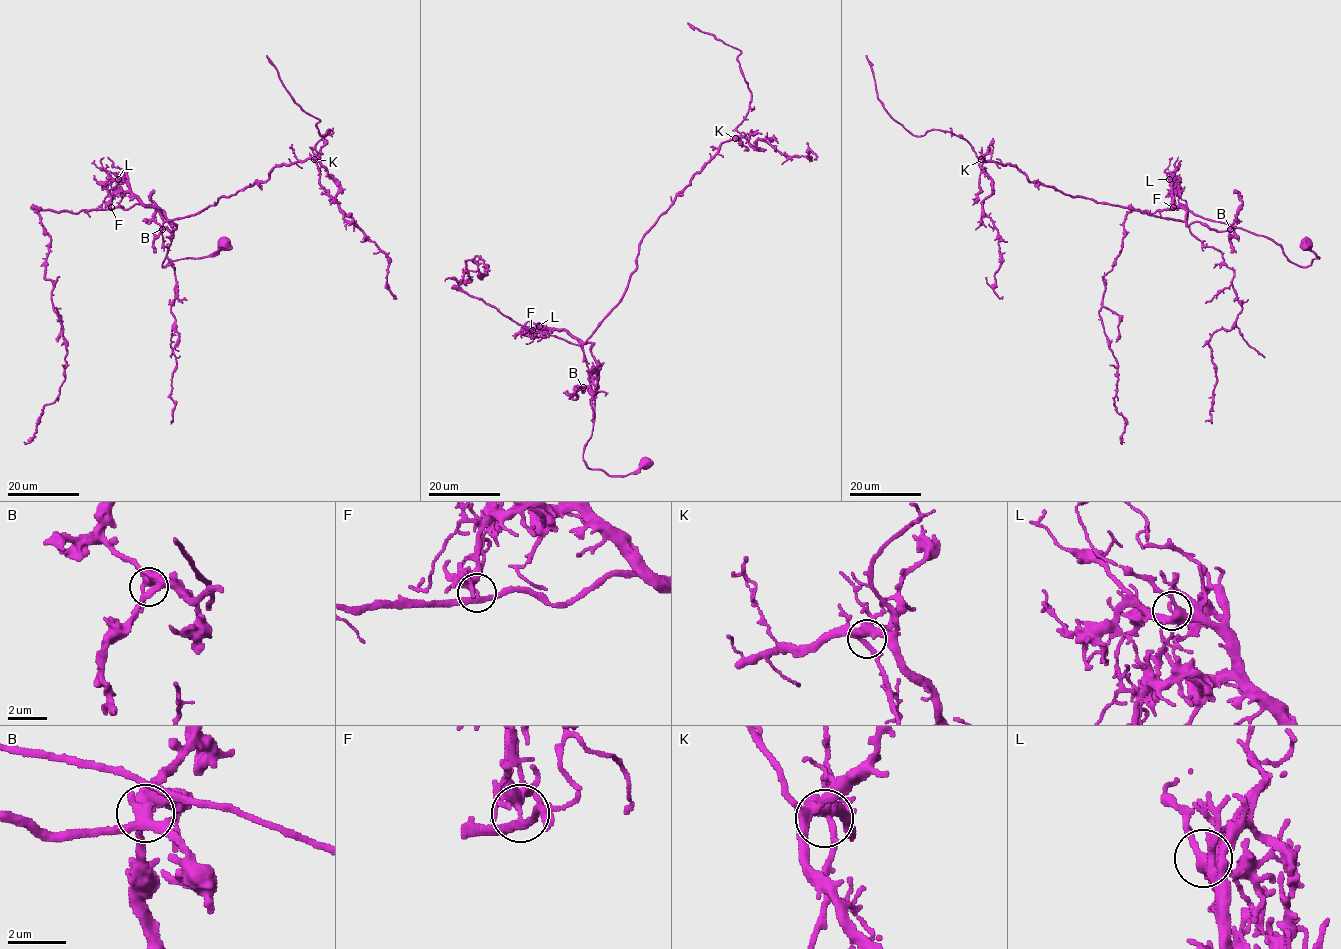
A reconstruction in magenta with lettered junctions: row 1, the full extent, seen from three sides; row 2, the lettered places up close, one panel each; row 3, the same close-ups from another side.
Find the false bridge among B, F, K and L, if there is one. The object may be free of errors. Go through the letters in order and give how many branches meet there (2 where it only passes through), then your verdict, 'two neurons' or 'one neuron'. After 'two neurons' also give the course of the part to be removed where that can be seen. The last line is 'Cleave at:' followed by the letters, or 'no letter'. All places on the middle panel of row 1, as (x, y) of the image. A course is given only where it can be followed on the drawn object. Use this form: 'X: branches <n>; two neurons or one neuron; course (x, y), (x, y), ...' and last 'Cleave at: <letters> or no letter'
B: branches 4; one neuron
F: branches 4; two neurons; course (531, 330), (562, 328), (584, 352), (594, 419), (585, 464), (609, 475), (626, 475), (649, 459)
K: branches 5; one neuron
L: branches 4; one neuron
Cleave at: F

